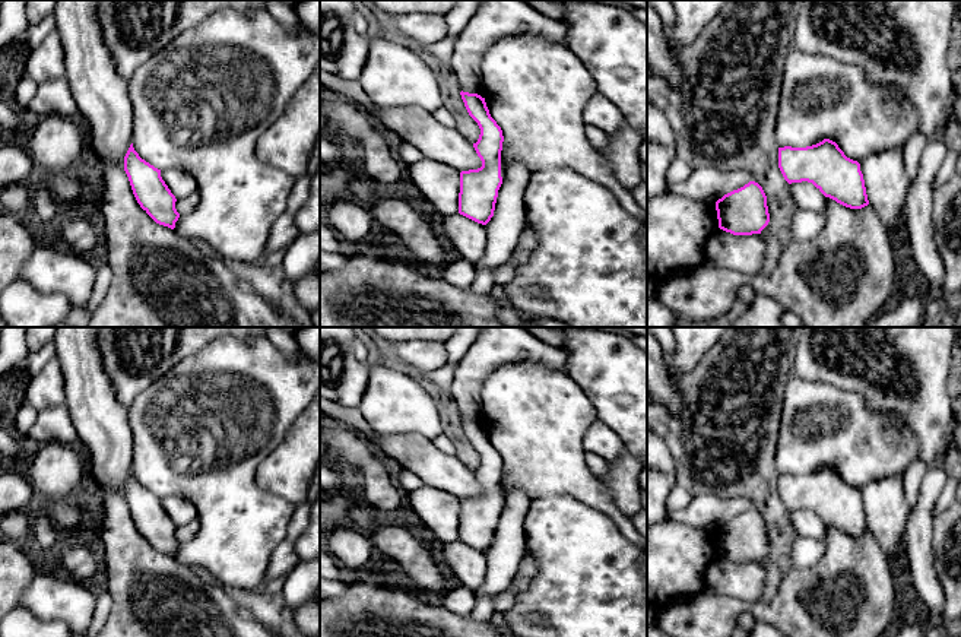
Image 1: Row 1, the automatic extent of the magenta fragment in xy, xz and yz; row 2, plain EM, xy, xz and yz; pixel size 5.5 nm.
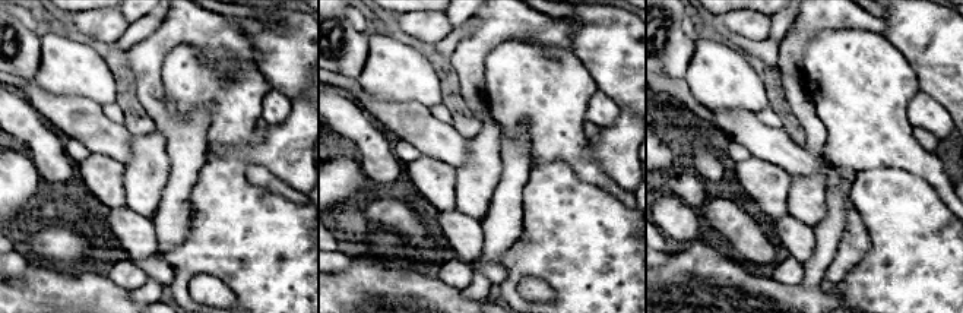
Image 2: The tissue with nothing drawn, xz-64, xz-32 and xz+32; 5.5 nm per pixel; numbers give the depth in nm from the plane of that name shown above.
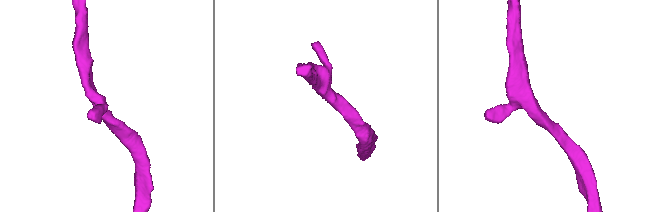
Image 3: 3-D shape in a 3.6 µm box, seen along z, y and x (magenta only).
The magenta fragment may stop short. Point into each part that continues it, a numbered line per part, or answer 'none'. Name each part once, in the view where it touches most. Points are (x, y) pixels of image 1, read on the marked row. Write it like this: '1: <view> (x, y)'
1: yz (887, 183)

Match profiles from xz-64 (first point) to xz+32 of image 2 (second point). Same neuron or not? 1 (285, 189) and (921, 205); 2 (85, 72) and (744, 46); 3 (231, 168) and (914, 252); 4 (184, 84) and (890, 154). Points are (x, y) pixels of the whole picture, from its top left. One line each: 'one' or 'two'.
1: two
2: two
3: one
4: one

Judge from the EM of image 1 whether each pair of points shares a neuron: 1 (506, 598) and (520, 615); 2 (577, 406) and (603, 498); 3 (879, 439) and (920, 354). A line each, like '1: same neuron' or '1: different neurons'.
1: different neurons
2: same neuron
3: different neurons

